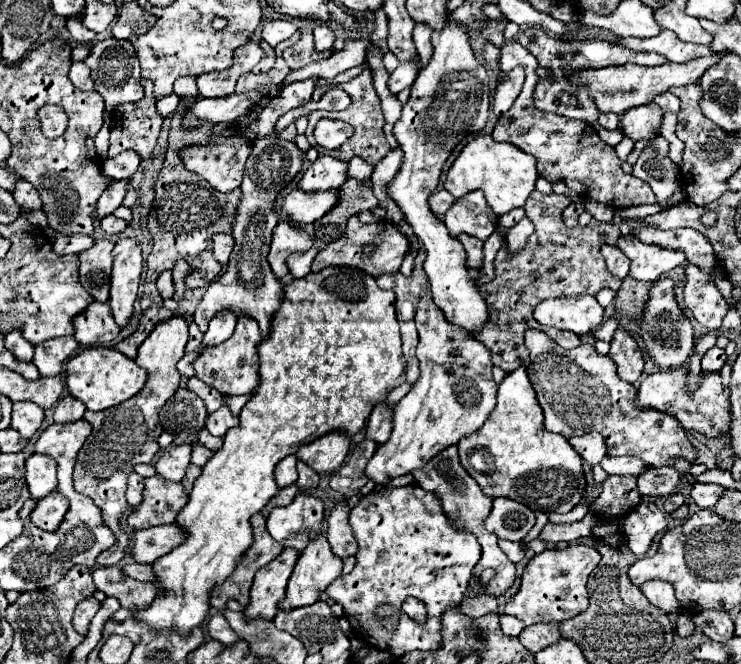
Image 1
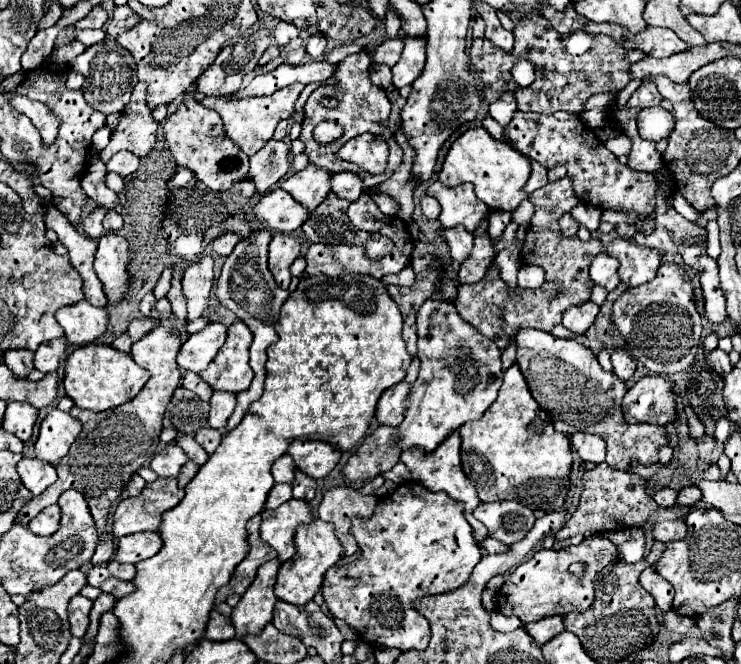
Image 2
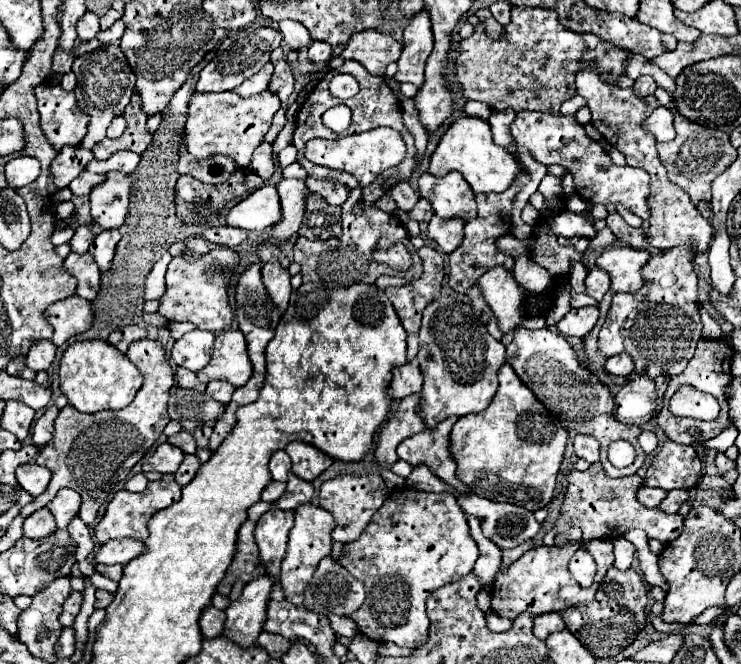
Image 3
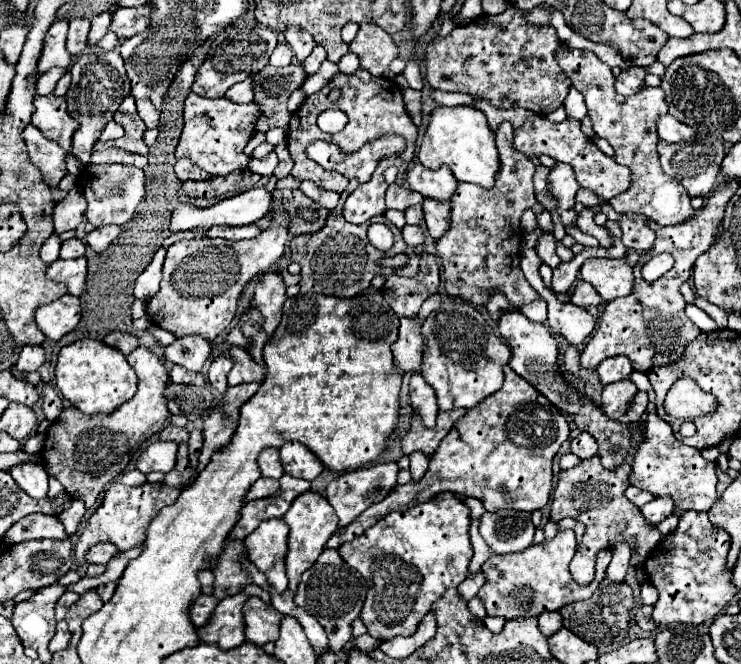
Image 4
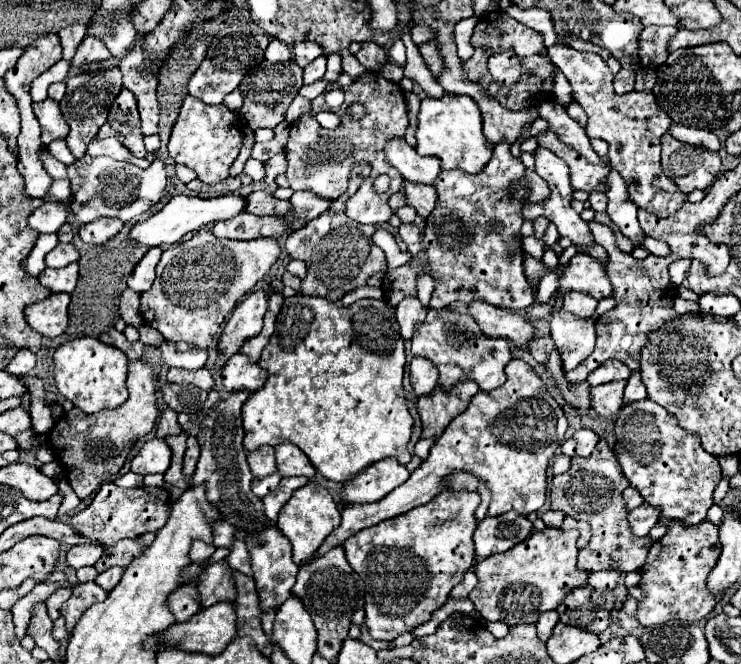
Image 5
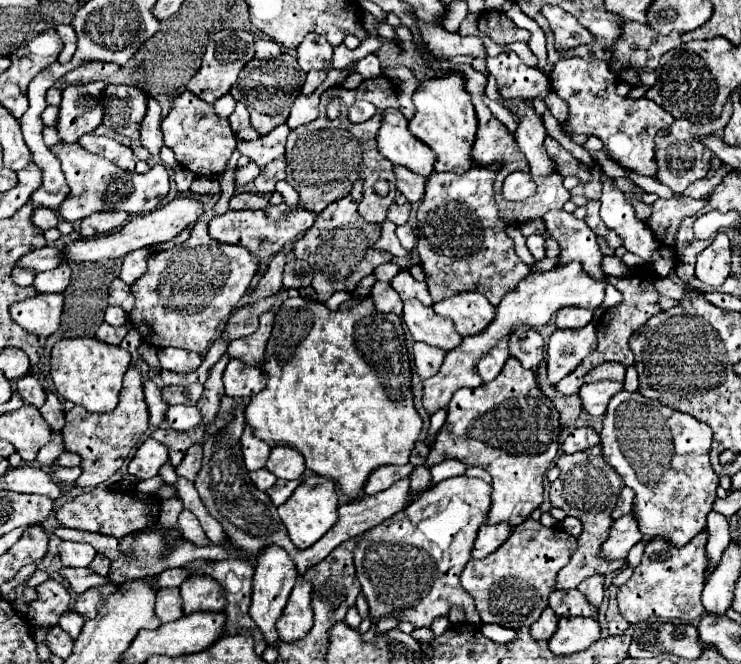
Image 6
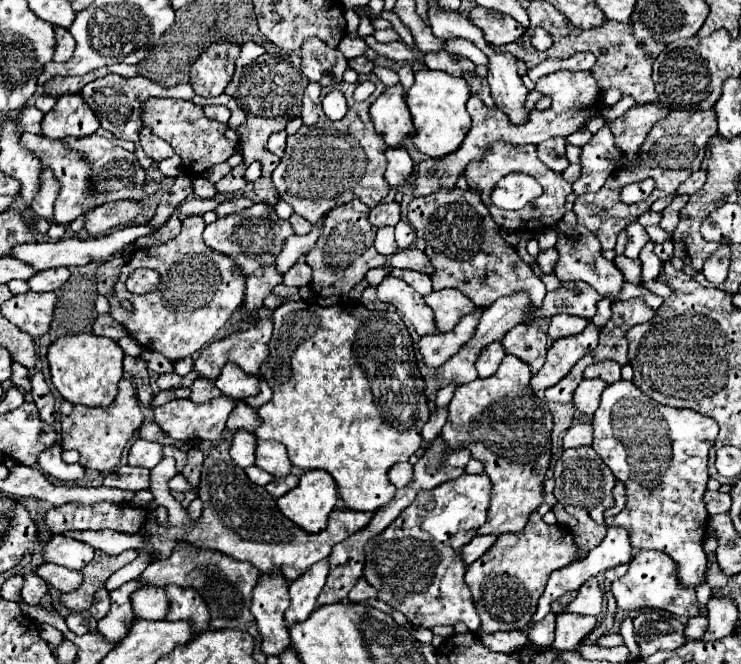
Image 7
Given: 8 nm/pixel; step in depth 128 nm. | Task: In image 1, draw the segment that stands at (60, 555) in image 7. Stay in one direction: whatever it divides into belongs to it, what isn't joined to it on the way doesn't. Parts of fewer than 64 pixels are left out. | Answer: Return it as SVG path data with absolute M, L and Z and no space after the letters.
M162 524L138 530L132 536L132 556L136 562L152 564L186 540L186 530L178 524Z

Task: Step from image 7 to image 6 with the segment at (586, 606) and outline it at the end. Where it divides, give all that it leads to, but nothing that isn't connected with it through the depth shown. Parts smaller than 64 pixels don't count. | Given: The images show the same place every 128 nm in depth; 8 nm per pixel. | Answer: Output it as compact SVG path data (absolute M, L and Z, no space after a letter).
M594 574L594 576L586 578L586 580L582 580L582 582L578 584L578 590L580 590L588 600L592 600L592 604L600 606L602 598L604 598L604 576L602 576L602 574Z

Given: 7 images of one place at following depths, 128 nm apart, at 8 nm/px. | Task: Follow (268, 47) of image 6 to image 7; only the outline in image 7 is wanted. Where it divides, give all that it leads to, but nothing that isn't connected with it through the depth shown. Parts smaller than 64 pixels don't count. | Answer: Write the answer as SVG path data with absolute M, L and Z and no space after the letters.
M246 42L244 46L242 46L242 56L236 60L236 66L244 66L244 64L250 64L250 62L254 62L258 56L262 56L266 50L260 46L260 44L256 44L256 42Z

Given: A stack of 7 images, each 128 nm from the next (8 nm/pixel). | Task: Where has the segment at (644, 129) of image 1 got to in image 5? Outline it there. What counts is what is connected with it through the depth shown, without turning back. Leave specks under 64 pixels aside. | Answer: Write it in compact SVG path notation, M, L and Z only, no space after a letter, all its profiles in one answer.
M670 124L668 128L668 134L674 136L676 140L680 142L686 142L686 144L694 144L694 146L704 146L712 152L718 152L720 150L720 142L718 138L710 132L710 130L700 130L700 128L688 128L688 126L682 126L682 124Z

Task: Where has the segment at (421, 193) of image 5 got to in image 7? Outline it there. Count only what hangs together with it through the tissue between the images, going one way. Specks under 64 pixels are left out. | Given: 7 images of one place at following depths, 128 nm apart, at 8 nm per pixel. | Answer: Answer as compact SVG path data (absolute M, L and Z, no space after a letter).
M390 148L386 150L388 166L386 166L386 182L390 186L402 188L408 186L408 180L414 176L414 162L406 150L400 148Z

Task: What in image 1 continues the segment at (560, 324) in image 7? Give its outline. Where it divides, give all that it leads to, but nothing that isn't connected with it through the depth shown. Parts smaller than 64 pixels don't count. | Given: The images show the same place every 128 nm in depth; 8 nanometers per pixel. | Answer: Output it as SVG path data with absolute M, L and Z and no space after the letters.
M602 244L602 252L604 252L604 258L606 258L608 270L614 276L626 278L628 270L630 270L630 258L618 246L610 246L610 244Z

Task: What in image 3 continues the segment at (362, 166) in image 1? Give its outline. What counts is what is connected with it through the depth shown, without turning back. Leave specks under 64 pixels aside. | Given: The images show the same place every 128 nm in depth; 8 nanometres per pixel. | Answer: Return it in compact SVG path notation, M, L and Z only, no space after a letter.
M308 178L308 188L312 188L314 194L320 194L328 200L328 204L332 206L340 206L348 200L348 194L350 194L350 188L342 182L330 182L330 180L314 180L314 178Z

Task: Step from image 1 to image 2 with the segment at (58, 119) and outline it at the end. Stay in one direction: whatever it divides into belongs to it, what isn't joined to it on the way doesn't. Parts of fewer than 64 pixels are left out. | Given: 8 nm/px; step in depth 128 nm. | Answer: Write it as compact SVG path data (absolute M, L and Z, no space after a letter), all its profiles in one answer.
M14 96L12 106L32 120L36 130L40 130L40 136L42 136L44 144L52 144L56 140L60 120L54 112L50 112L50 108L46 108L44 104L36 104L26 96Z

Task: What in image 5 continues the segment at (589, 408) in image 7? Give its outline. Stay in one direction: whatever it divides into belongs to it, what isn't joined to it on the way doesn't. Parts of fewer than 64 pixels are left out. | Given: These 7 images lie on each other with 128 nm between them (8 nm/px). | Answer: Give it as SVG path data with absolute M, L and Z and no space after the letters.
M616 380L616 382L610 382L610 384L594 386L592 388L592 410L598 416L604 416L604 418L606 416L614 416L620 410L620 406L624 404L622 402L624 388L626 388L624 380Z

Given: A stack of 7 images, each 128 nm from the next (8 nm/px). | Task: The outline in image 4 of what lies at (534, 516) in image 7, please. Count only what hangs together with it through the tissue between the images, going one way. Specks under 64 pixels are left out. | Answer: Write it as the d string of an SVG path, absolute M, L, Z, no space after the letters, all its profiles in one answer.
M572 530L558 532L554 540L542 542L538 546L530 546L524 552L516 554L504 554L504 556L490 556L484 564L482 570L488 578L488 582L482 586L478 596L486 604L486 612L490 616L502 616L506 620L516 618L516 616L540 616L542 612L552 612L560 610L564 604L578 602L578 600L588 600L598 584L604 580L606 568L610 564L612 552L610 550L600 550L598 552L598 566L596 566L596 576L590 586L578 586L568 570L568 564L574 556L576 548L576 538Z

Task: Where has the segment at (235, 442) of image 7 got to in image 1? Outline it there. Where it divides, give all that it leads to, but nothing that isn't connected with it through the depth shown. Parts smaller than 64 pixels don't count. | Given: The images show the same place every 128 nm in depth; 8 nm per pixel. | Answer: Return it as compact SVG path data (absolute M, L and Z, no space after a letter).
M286 456L284 460L278 462L274 474L276 474L276 484L278 484L280 488L286 488L286 486L290 486L290 484L296 482L296 478L298 478L296 462L298 462L296 456Z

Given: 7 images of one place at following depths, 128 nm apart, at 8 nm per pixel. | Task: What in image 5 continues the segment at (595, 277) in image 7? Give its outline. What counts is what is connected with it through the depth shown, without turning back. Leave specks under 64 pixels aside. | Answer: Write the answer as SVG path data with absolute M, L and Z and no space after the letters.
M538 148L538 152L536 152L536 174L542 176L542 178L548 182L548 186L550 186L550 196L548 196L546 200L542 200L542 202L528 202L528 204L524 204L522 216L524 216L524 218L530 218L530 220L534 220L534 218L538 218L538 216L548 218L550 222L556 224L560 236L568 236L568 238L572 240L572 244L578 246L578 248L592 244L594 240L592 240L588 222L584 222L584 220L580 218L580 214L578 214L576 210L572 210L572 206L570 206L574 188L572 188L572 184L570 184L570 168L568 168L568 164L566 164L564 160L560 160L558 156L552 156L552 152L544 152L544 148Z

